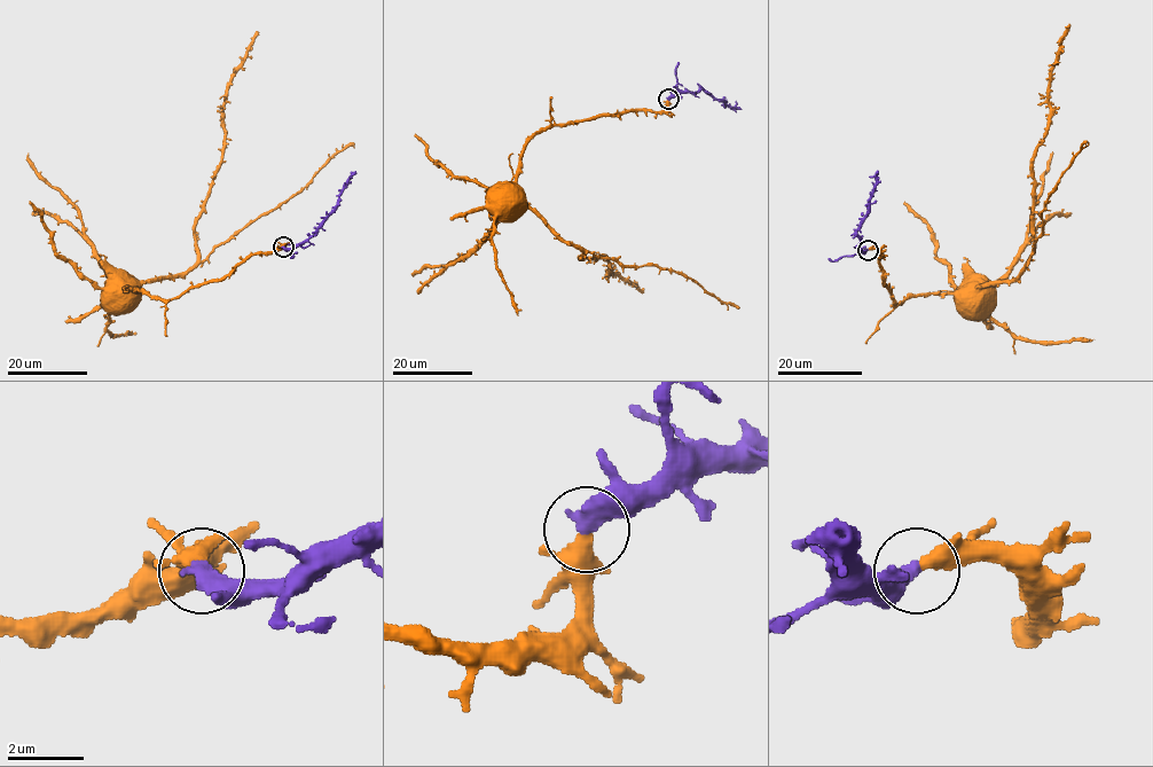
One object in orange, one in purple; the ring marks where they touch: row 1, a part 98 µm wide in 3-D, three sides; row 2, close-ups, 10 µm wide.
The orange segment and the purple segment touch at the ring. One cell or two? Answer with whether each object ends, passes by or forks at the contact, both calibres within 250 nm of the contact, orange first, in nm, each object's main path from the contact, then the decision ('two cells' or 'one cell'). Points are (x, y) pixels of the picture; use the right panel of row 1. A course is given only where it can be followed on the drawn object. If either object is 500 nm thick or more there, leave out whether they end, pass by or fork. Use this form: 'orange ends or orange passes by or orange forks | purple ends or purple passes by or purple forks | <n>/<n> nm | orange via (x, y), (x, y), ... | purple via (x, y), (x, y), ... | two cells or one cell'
340/500 nm | orange via (868, 250), (879, 252), (895, 305), (1009, 282), (1027, 265), (1034, 149), (1045, 131), (1051, 68), (1069, 24) | purple via (867, 250), (860, 247), (856, 234), (867, 212), (878, 170) | one cell

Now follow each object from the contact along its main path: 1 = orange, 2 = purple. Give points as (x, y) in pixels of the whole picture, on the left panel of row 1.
1: (283, 247), (250, 253), (169, 299), (131, 288), (196, 261), (226, 85), (258, 31)
2: (283, 247), (303, 244), (335, 208), (343, 186), (355, 171)

